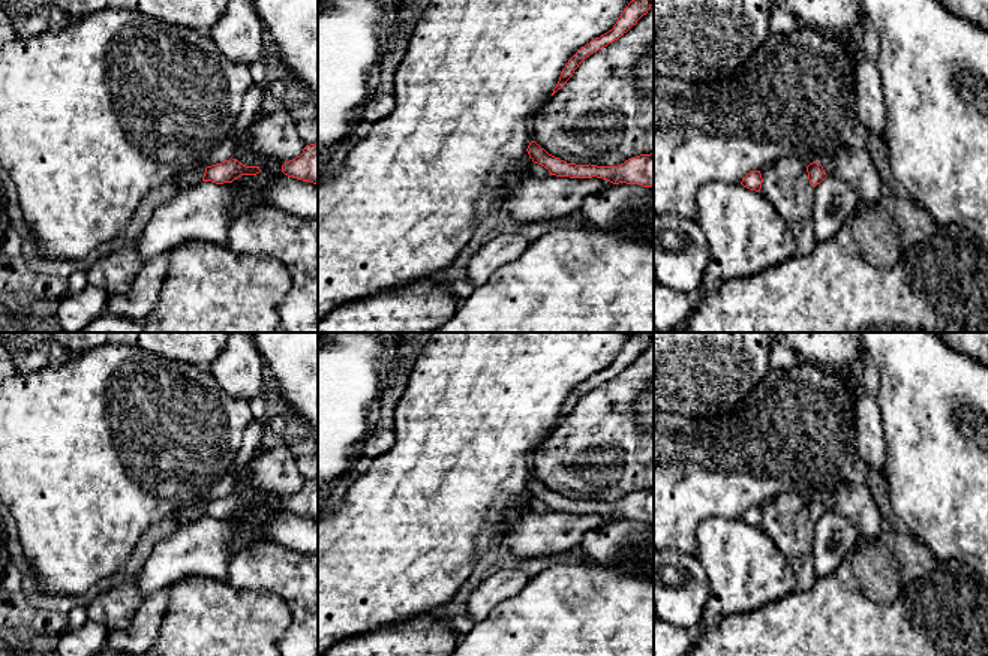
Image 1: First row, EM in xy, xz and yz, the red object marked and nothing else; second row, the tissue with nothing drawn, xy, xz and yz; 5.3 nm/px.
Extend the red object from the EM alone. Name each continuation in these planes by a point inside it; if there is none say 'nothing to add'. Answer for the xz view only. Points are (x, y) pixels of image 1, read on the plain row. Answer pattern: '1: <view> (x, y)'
nothing to add

